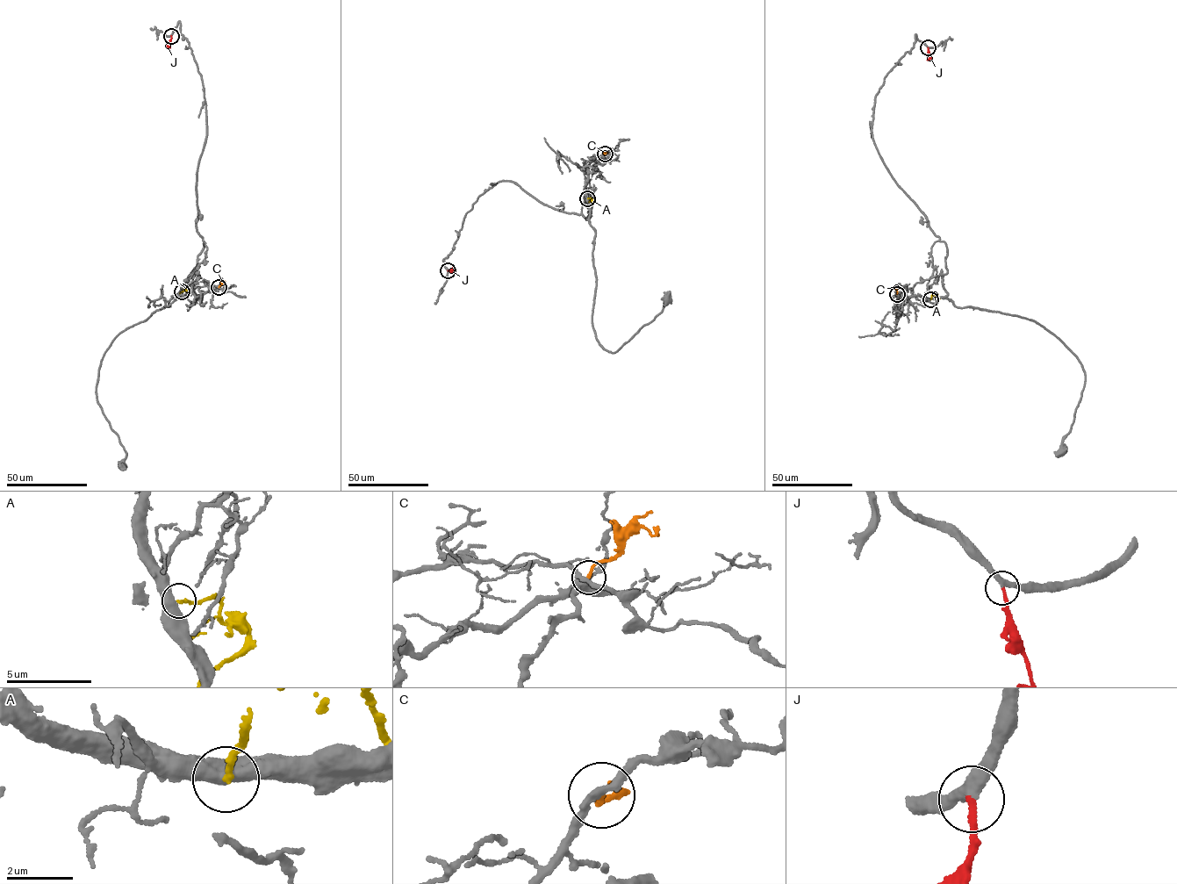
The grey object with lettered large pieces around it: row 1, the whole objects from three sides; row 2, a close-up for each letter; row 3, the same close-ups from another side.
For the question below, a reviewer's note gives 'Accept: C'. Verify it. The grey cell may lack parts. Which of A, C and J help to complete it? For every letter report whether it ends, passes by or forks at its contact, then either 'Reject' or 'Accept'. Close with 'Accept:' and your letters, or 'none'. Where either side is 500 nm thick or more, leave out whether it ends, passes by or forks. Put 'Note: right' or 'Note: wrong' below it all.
A: Reject
C: It ends there. Reject
J: It ends there. Accept
Accept: J
Note: wrong

